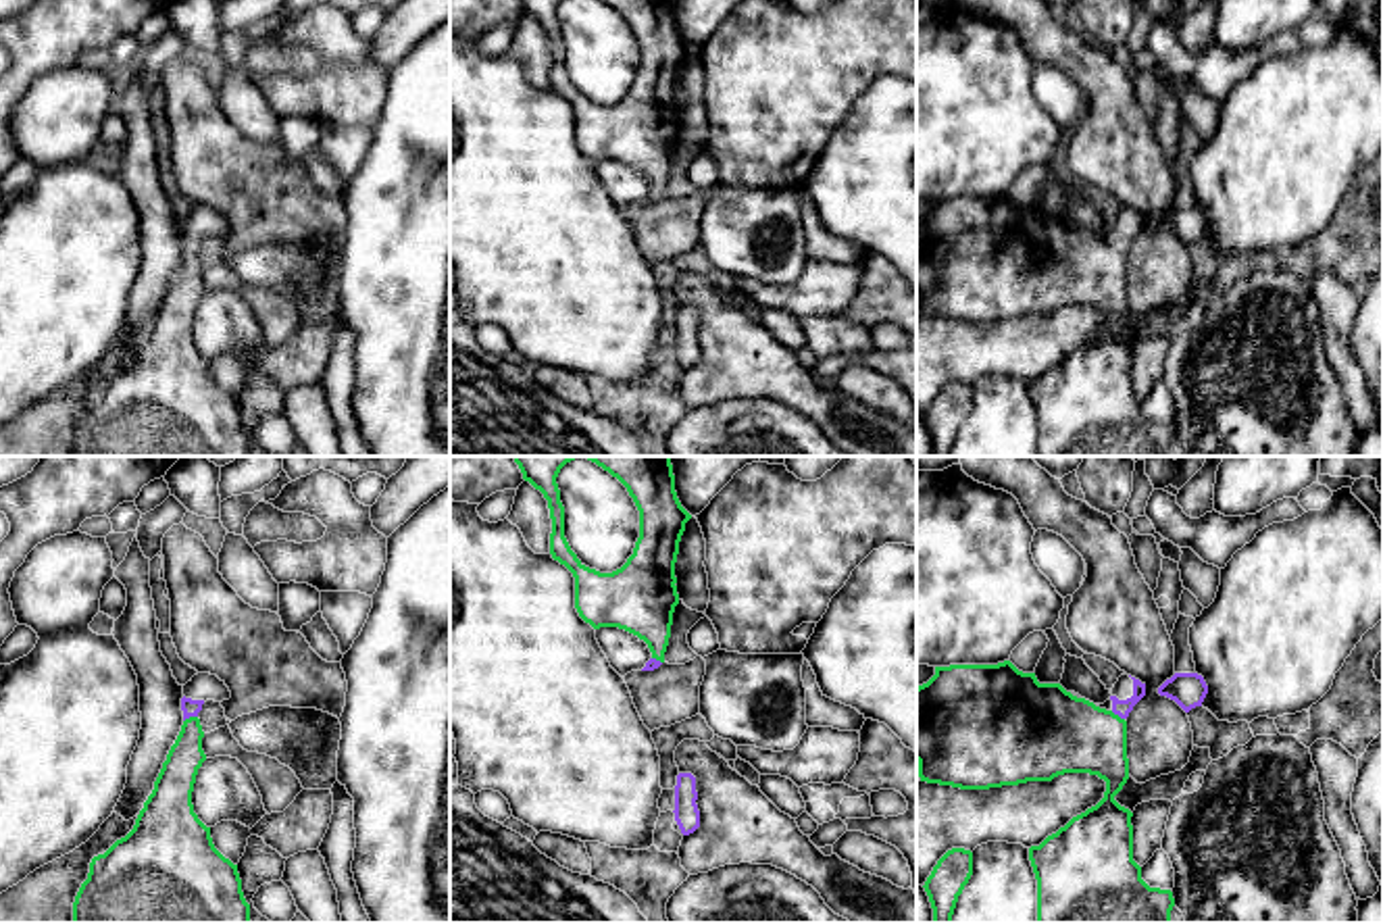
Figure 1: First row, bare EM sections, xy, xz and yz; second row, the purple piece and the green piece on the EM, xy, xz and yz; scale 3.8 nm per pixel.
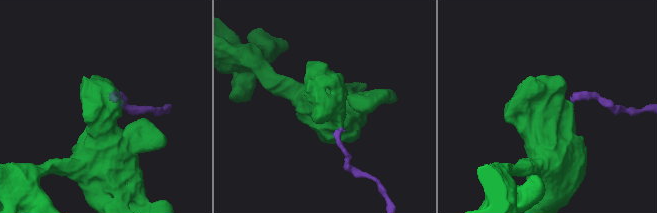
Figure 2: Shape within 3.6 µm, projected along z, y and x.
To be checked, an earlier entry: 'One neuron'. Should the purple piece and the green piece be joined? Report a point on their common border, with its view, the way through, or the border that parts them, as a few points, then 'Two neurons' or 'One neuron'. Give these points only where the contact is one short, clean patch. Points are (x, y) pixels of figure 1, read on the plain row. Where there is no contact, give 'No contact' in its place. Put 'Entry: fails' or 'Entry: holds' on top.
Entry: holds
Touches purple at xy (190, 248). Path across: xy (190, 240), (190, 248), (188, 284), (178, 309). One neuron

